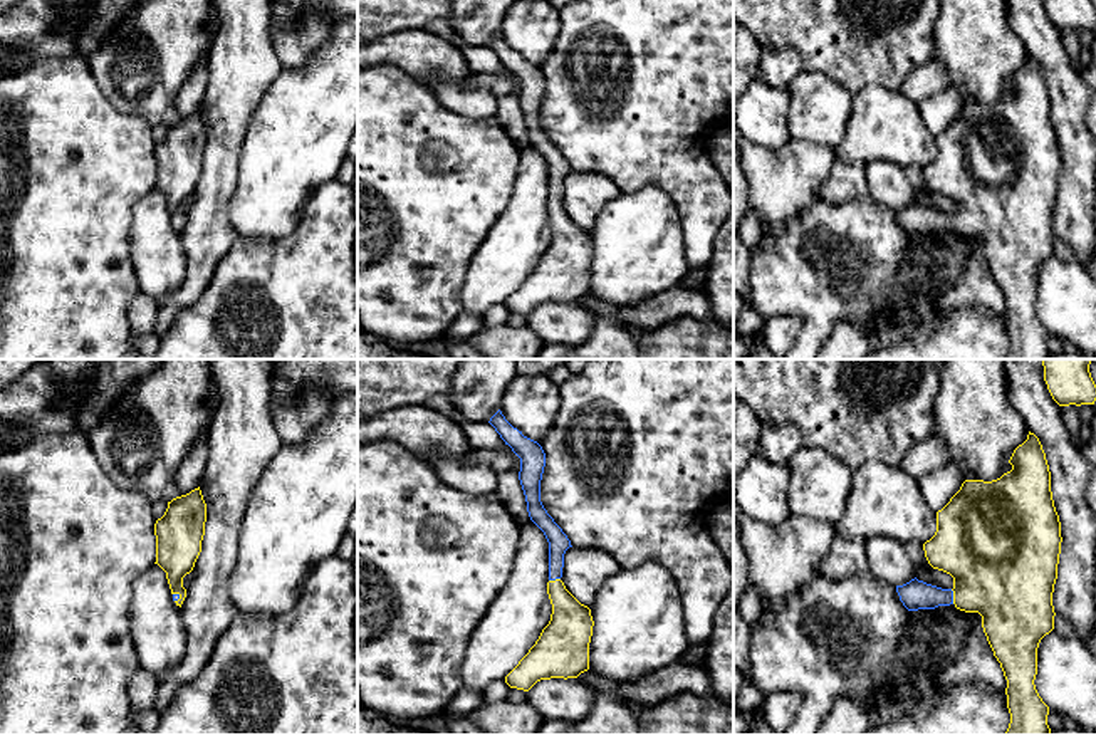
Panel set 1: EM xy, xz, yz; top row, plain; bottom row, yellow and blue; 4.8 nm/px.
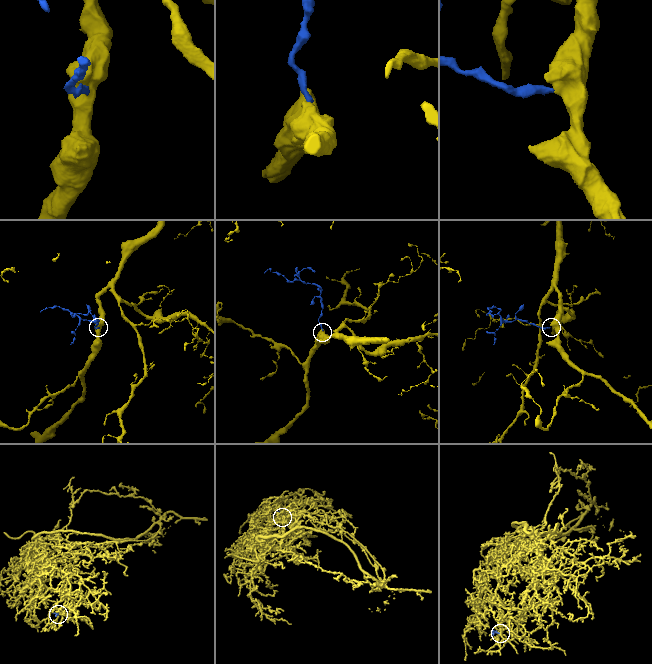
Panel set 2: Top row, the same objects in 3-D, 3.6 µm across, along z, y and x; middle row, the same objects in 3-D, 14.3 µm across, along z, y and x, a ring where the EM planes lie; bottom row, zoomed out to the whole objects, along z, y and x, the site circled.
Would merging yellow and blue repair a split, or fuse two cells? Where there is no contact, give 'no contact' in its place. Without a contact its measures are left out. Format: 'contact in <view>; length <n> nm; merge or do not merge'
contact in yz; length 70 nm; merge

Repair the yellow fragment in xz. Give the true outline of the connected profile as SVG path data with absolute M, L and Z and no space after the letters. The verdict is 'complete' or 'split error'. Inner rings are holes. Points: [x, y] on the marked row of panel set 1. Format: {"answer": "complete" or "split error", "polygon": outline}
{"answer": "split error", "polygon": "M500 409L488 423L520 458L519 480L529 517L549 542L547 594L552 604L551 621L529 653L505 676L510 688L529 691L540 680L577 678L589 670L589 643L594 621L591 609L581 604L561 581L564 554L572 545L540 502L540 480L545 467L542 446L514 428Z"}

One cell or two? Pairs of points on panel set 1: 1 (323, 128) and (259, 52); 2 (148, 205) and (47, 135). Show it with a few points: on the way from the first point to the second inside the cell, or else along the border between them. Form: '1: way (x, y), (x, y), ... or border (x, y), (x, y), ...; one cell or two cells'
1: border (282, 71), (257, 109); two cells
2: border (153, 187), (133, 207), (130, 239); two cells

